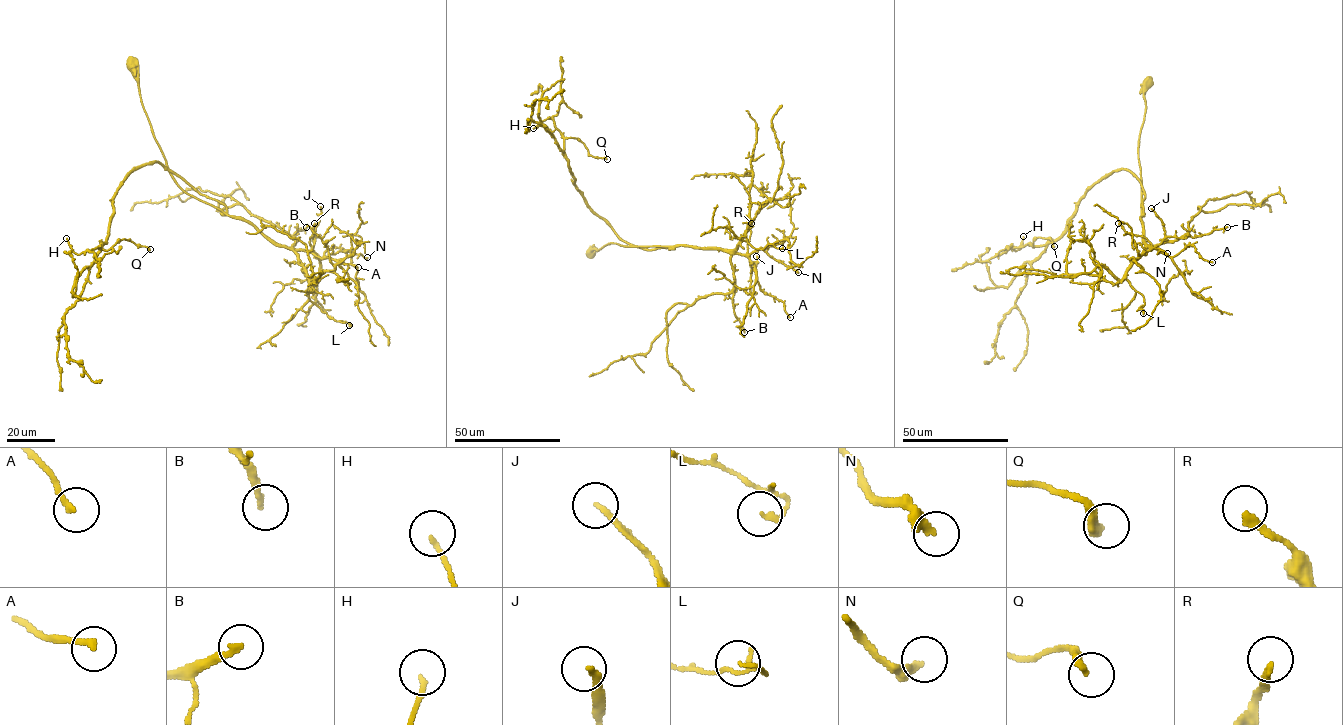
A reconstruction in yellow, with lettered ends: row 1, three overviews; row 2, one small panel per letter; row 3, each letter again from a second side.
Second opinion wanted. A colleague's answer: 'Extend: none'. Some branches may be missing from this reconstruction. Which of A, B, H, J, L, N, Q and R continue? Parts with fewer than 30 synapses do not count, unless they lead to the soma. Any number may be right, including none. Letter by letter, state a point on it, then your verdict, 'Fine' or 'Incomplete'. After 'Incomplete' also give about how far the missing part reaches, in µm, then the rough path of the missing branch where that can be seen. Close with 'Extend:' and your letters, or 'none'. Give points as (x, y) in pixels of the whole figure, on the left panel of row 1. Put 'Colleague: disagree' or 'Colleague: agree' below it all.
A: Place: (358, 267). Fine
B: Place: (306, 227). Incomplete. Missing length about 25 µm. Course of what is missing: (306, 227), (319, 220), (338, 235)
H: Place: (66, 238). Fine
J: Place: (320, 206). Fine
L: Place: (349, 325). Fine
N: Place: (367, 257). Fine
Q: Place: (150, 249). Fine
R: Place: (314, 223). Fine
Extend: B
Colleague: disagree

